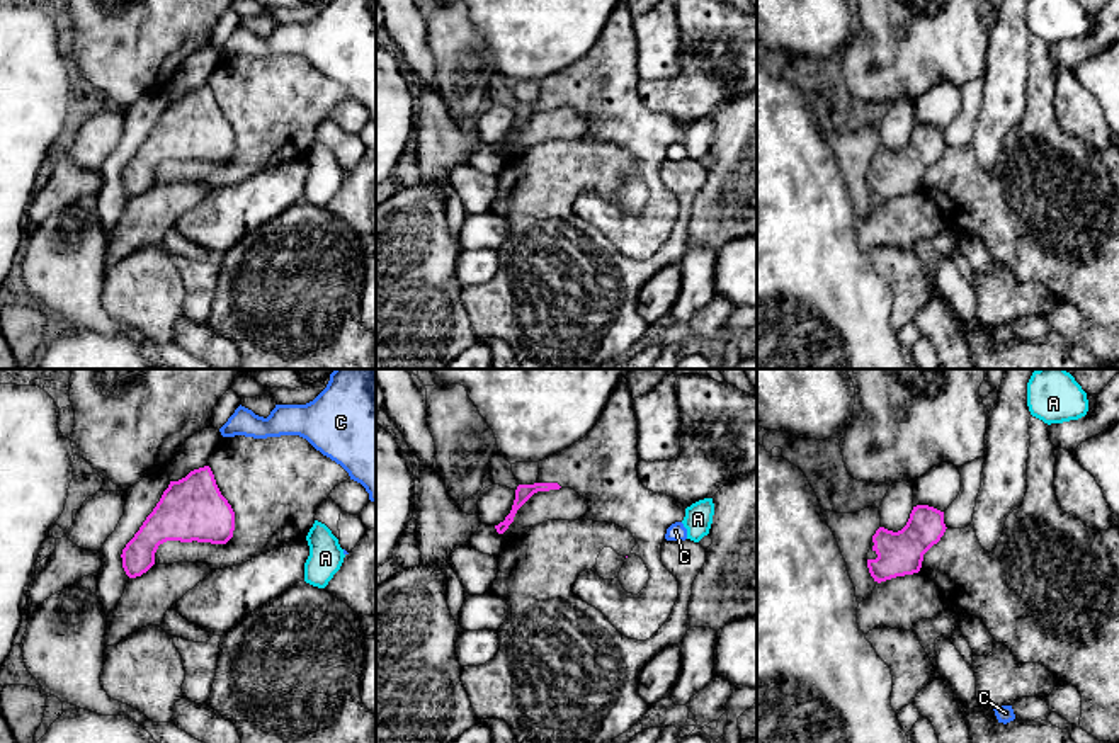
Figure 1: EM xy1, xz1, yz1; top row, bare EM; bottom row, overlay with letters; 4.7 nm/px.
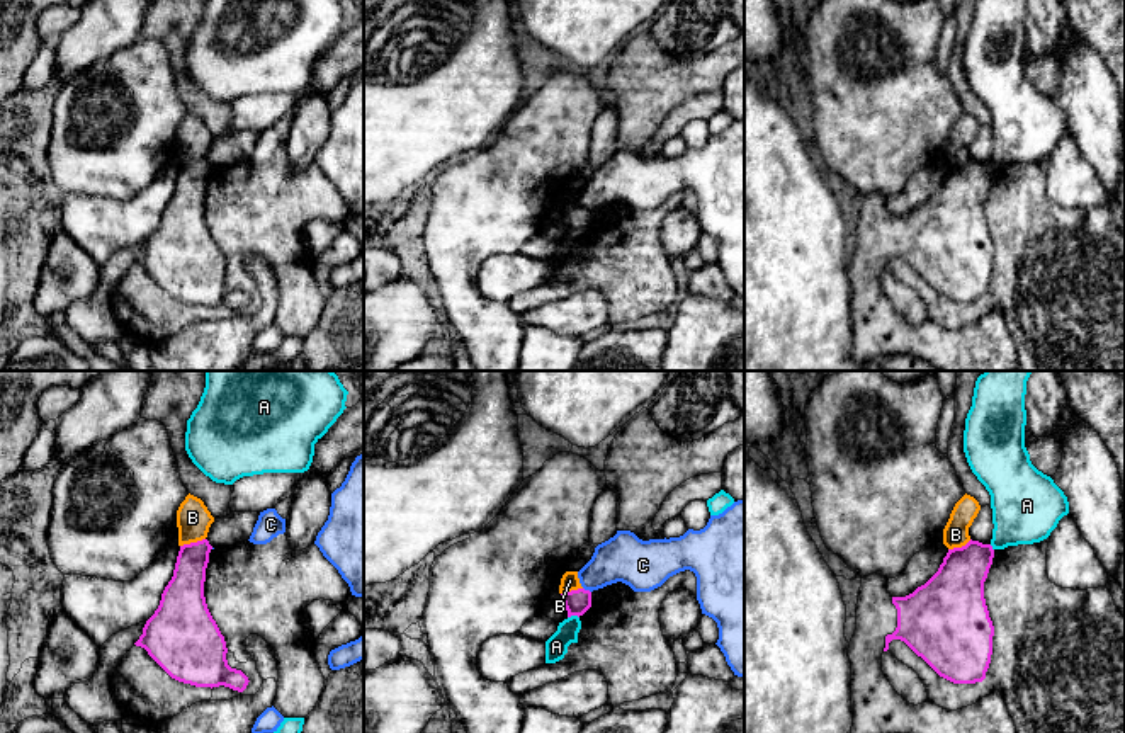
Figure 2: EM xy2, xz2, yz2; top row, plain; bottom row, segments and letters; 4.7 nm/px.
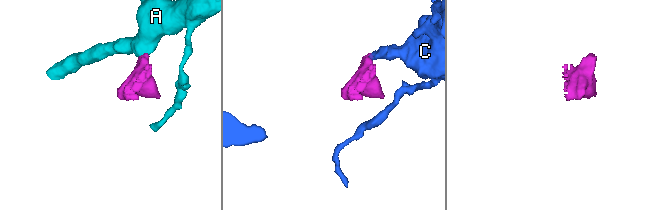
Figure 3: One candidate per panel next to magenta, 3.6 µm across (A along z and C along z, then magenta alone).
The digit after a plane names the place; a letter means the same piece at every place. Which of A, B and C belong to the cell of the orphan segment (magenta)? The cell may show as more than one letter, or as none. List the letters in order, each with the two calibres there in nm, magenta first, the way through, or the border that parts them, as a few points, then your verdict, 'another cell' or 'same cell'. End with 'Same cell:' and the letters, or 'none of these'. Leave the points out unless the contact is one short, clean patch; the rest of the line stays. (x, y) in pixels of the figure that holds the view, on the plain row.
A: 120 nm thick on the magenta side, 110 nm on the other; border along xz2 (578, 235), (568, 237); another cell
B: 190 nm thick on the magenta side, 160 nm on the other; border along xy2 (204, 157), (180, 165); another cell
C: 120 nm thick on the magenta side, 220 nm on the other; border along xz2 (583, 206), (590, 211); another cell
Same cell: none of these

